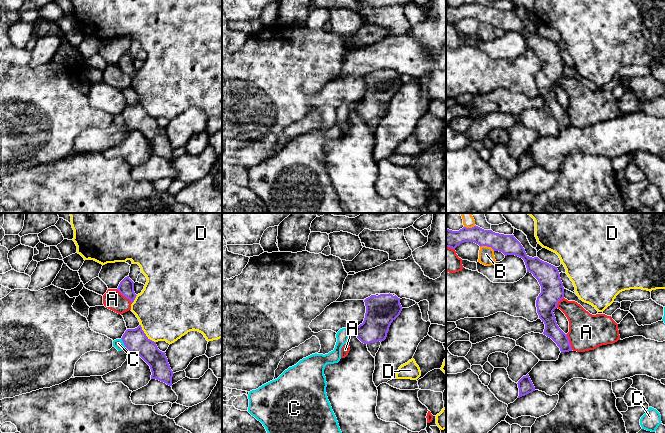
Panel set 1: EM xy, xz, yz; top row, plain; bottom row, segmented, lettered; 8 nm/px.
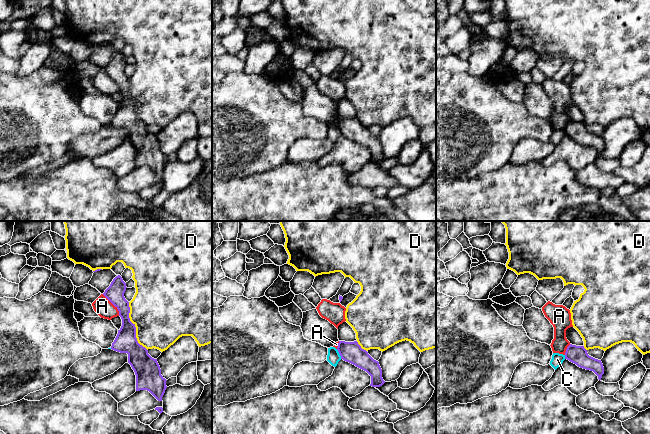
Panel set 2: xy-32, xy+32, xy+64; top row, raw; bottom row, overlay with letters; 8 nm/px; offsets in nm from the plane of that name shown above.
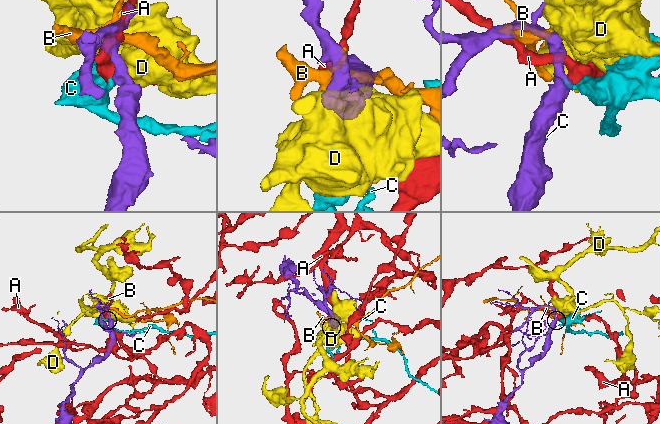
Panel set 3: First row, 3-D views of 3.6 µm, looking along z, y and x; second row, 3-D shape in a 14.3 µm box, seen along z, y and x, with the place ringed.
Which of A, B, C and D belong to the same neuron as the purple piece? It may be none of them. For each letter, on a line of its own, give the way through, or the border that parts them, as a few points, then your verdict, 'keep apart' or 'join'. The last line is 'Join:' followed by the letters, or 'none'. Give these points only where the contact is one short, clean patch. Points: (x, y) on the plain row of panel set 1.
A: keep apart
B: keep apart
C: border xy (121, 114), (125, 122); keep apart
D: keep apart
Join: none

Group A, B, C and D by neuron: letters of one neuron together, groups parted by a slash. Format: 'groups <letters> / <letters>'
groups A / B / C / D

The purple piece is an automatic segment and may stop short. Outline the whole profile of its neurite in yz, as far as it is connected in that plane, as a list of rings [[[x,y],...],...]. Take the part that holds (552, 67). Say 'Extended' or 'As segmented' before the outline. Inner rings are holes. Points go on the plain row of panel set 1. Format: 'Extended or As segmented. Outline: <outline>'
As segmented. Outline: [[[478,2],[463,3],[459,7],[446,5],[446,23],[455,25],[464,18],[474,18],[480,23],[491,23],[494,27],[502,28],[505,32],[515,31],[524,36],[527,48],[532,49],[541,62],[536,83],[539,94],[545,100],[543,110],[551,114],[561,128],[572,127],[567,110],[559,104],[553,89],[558,78],[564,74],[564,63],[557,43],[538,33],[529,33],[514,11],[499,10]]]

